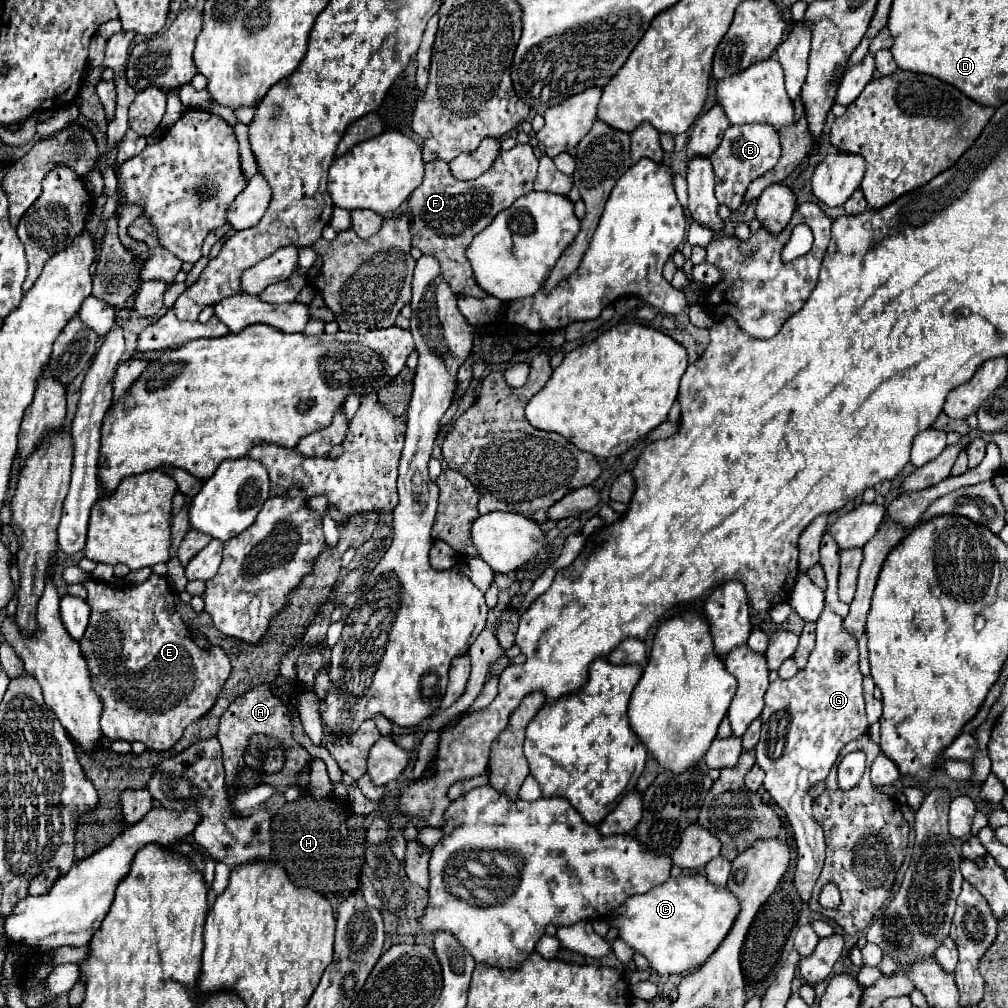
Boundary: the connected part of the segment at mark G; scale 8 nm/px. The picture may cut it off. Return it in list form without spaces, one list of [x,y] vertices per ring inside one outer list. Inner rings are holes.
[[[823,607],[821,617],[817,619],[817,643],[805,669],[791,679],[777,677],[769,685],[761,717],[761,739],[755,747],[757,765],[765,771],[765,791],[773,797],[773,803],[785,813],[793,827],[797,843],[797,869],[793,883],[801,899],[807,903],[825,861],[823,829],[813,819],[809,787],[829,775],[845,743],[869,731],[857,639],[851,633],[845,633],[841,615]]]

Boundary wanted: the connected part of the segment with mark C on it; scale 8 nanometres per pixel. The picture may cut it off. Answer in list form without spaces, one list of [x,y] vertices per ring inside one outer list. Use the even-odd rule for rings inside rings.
[[[679,875],[669,877],[663,885],[657,885],[643,895],[629,897],[629,901],[619,907],[619,915],[609,919],[609,925],[619,927],[619,939],[623,939],[631,949],[645,955],[653,971],[657,971],[659,975],[671,975],[699,969],[717,951],[721,939],[725,939],[729,929],[733,927],[737,913],[739,901],[737,897],[733,897],[733,893],[729,893],[727,887],[713,885],[705,875]]]

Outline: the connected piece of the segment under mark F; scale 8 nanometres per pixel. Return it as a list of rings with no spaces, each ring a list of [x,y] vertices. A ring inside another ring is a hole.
[[[515,145],[509,151],[501,151],[491,169],[469,183],[457,181],[445,161],[429,161],[425,165],[423,181],[411,193],[405,213],[411,217],[413,245],[419,247],[421,253],[433,253],[441,261],[441,275],[451,285],[455,295],[485,297],[485,291],[481,291],[475,283],[471,263],[465,257],[465,247],[493,221],[501,209],[511,207],[515,199],[533,191],[535,175],[537,157],[531,145]]]

